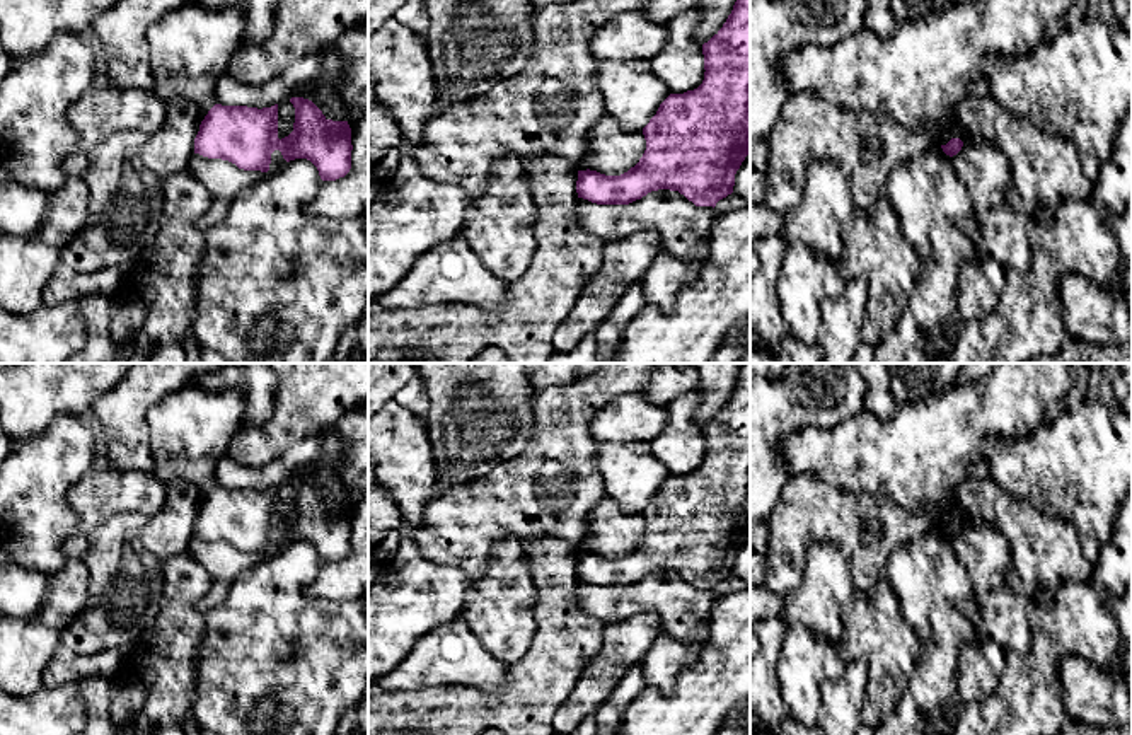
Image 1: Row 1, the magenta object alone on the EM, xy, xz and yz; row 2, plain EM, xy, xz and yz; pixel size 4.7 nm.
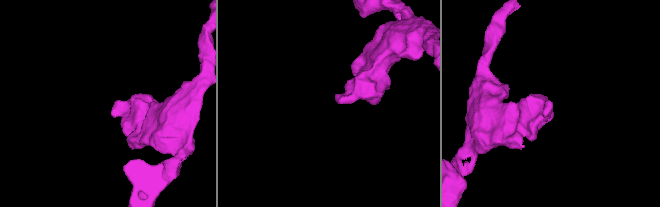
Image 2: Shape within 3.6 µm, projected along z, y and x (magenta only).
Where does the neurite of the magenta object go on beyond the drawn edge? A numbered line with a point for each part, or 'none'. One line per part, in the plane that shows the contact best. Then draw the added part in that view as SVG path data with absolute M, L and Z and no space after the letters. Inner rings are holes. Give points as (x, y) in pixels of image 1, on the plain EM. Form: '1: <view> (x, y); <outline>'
none

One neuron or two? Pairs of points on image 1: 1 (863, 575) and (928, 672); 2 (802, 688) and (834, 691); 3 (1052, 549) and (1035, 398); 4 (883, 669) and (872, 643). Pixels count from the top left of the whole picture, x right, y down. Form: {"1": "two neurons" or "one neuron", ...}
{"1": "two neurons", "2": "two neurons", "3": "two neurons", "4": "one neuron"}

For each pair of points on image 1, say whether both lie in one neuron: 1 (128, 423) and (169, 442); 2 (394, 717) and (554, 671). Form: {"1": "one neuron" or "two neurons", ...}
{"1": "two neurons", "2": "one neuron"}

